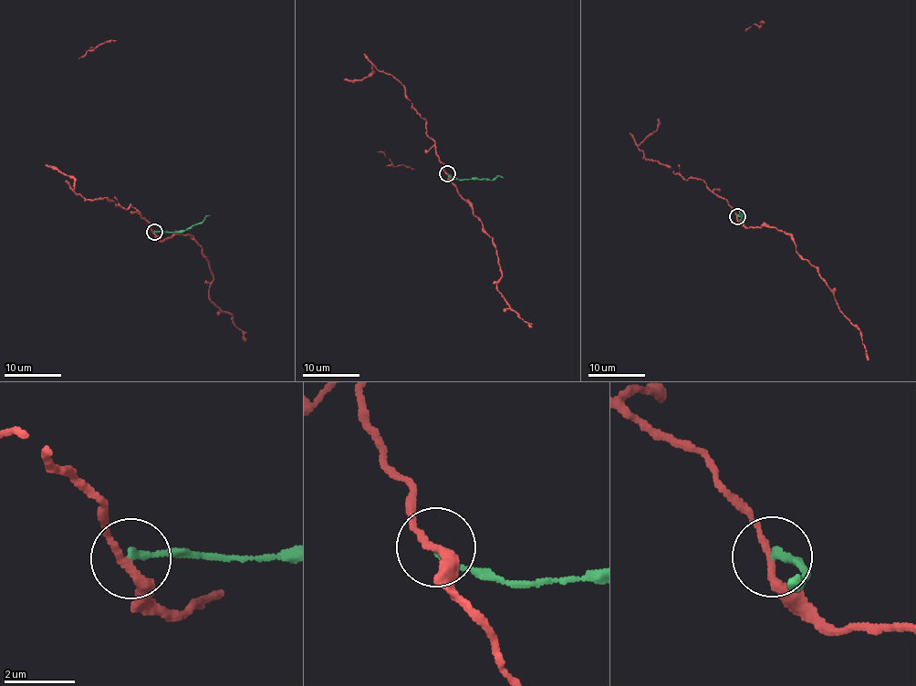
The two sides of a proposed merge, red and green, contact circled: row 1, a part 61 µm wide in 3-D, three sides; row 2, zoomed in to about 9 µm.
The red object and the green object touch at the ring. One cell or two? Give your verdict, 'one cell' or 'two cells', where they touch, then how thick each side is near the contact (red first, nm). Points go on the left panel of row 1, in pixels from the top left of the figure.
two cells; at (154, 232); 200 nm thick on the red side, 220 nm on the other

